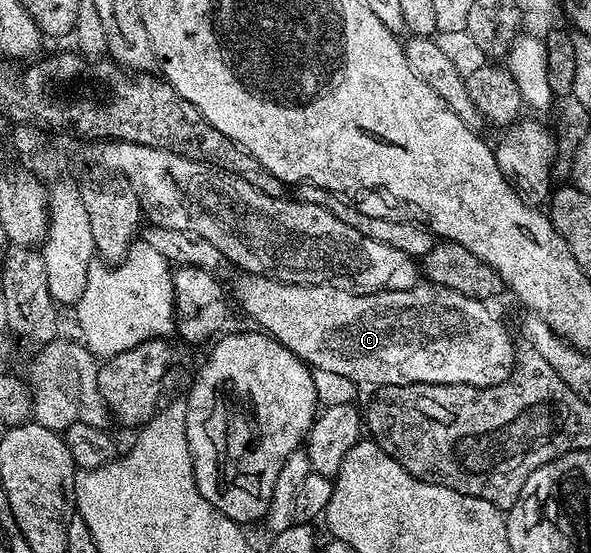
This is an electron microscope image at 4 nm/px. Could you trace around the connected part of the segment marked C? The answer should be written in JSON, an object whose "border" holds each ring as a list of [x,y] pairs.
{"border":[[[247,273],[237,274],[236,279],[236,299],[240,302],[240,307],[253,319],[255,326],[263,331],[265,335],[272,336],[273,339],[290,349],[309,368],[317,372],[325,371],[328,375],[341,375],[344,379],[349,379],[352,383],[369,383],[369,388],[385,387],[386,385],[414,385],[415,383],[461,383],[471,387],[497,387],[502,381],[509,379],[516,366],[518,350],[512,344],[512,339],[508,336],[508,331],[504,328],[504,323],[496,319],[496,315],[491,311],[487,302],[480,302],[470,296],[464,296],[452,288],[429,285],[427,282],[417,282],[416,286],[406,291],[376,291],[368,294],[355,294],[350,291],[343,291],[341,288],[328,287],[322,284],[288,284],[280,280],[268,279],[266,276],[252,275]]]}

